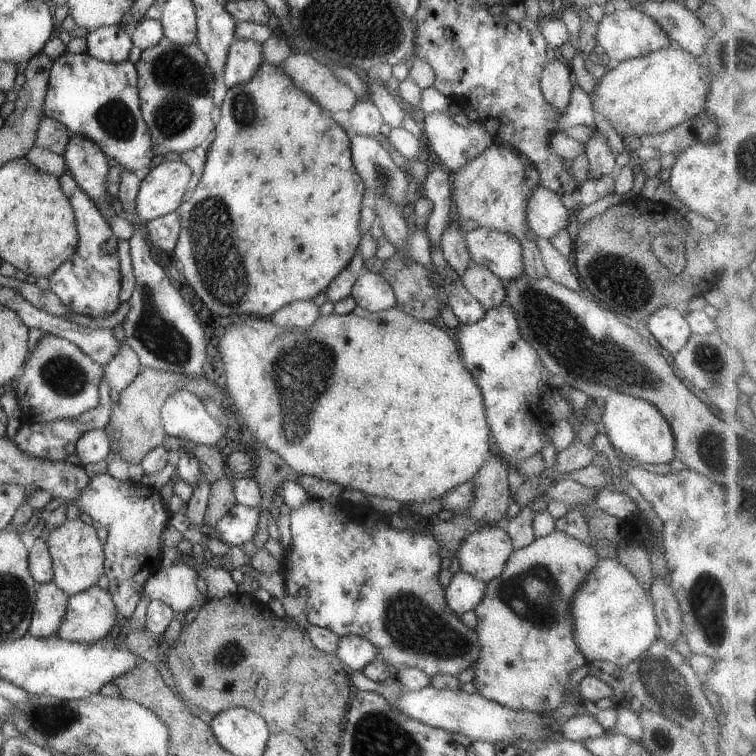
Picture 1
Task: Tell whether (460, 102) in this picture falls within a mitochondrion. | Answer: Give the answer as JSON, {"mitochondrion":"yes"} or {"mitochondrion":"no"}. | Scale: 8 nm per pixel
{"mitochondrion":"no"}

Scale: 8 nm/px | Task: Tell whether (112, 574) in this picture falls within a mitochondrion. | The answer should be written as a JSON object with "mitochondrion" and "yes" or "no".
{"mitochondrion":"no"}

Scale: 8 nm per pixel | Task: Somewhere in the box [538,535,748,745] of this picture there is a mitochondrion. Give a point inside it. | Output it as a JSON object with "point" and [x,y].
{"point":[662,683]}

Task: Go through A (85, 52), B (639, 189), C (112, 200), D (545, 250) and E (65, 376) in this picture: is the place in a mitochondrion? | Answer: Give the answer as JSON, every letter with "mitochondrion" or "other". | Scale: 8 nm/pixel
{"A":"other","B":"other","C":"other","D":"other","E":"mitochondrion"}

